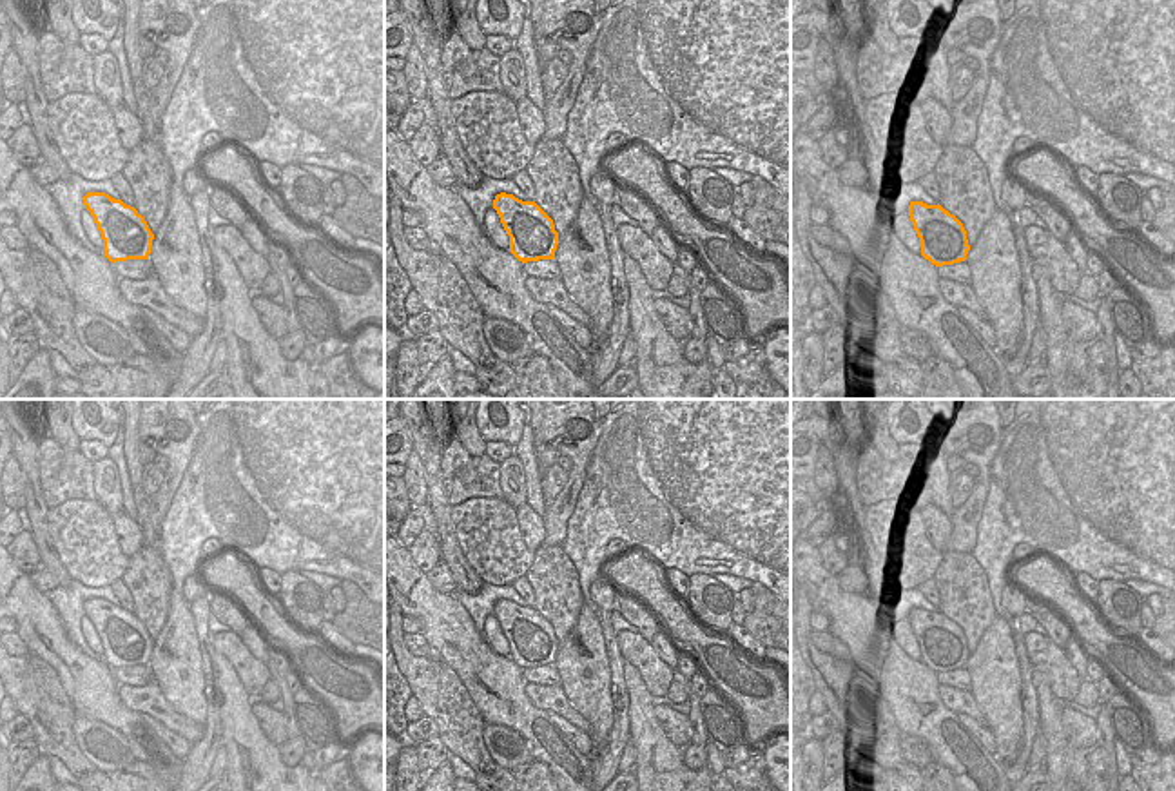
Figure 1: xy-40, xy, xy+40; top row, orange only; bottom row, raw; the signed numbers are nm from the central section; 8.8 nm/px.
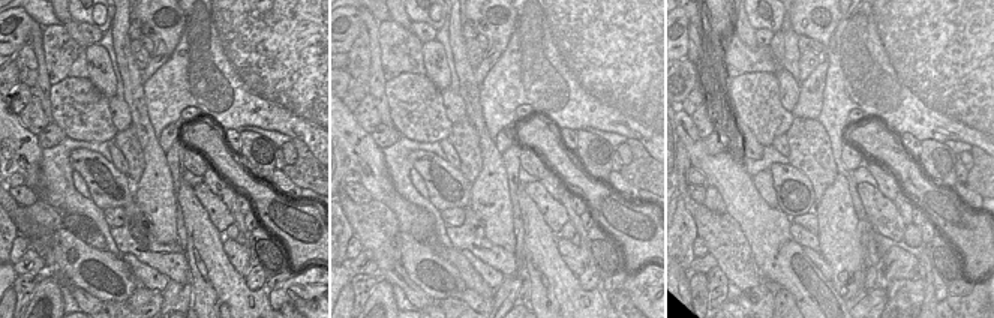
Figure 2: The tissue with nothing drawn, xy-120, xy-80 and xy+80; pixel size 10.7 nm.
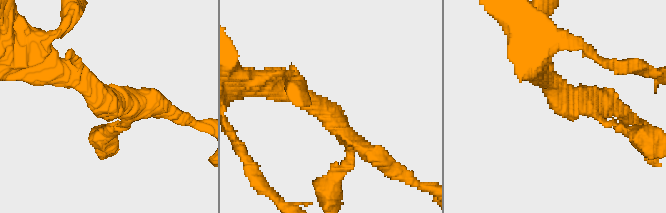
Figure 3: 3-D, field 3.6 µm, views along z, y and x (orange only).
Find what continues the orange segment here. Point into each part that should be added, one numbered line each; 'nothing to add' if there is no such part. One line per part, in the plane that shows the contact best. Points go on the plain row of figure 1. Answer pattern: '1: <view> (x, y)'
nothing to add

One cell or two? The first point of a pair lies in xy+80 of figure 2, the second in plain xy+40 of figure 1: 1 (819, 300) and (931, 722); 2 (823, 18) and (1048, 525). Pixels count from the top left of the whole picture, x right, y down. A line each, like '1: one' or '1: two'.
1: one
2: two

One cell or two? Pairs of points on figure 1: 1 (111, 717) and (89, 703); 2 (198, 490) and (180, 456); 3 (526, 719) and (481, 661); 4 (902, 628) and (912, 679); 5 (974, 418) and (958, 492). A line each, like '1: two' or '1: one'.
1: one
2: two
3: one
4: two
5: two

